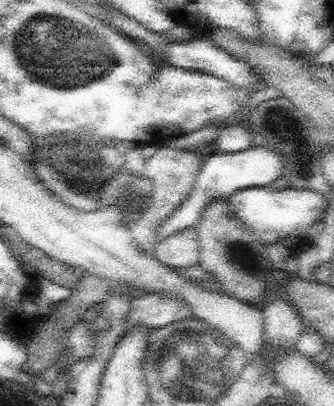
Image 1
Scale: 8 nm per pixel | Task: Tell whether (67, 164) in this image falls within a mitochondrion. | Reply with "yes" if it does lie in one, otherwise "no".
yes

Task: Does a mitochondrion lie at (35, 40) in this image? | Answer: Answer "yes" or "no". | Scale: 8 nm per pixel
yes

